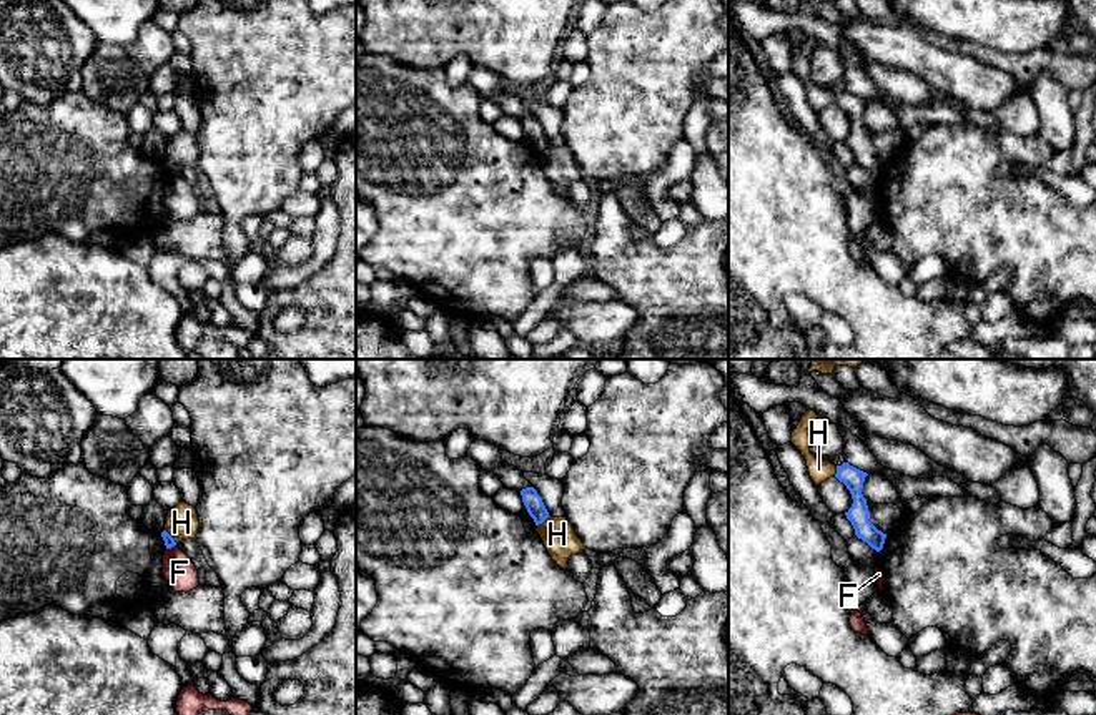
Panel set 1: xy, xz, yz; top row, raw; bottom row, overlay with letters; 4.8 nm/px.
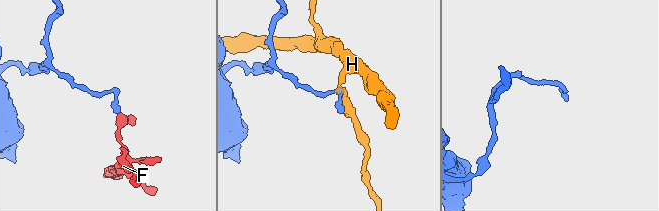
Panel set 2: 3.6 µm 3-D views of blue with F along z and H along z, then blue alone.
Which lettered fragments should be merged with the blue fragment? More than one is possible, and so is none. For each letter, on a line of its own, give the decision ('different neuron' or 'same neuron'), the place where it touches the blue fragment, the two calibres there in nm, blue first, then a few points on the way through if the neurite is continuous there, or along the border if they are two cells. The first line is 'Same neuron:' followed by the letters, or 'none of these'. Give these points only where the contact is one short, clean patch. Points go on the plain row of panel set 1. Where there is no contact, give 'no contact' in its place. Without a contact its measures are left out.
Same neuron: none of these
F: different neuron; meets blue in xy at (170, 175); 50 nm thick on the blue side, 160 nm on the other; border along xy (175, 172), (167, 177)
H: different neuron; meets blue in xz at (543, 148); 90 nm thick on the blue side, 160 nm on the other; border along xz (549, 143), (538, 153)

